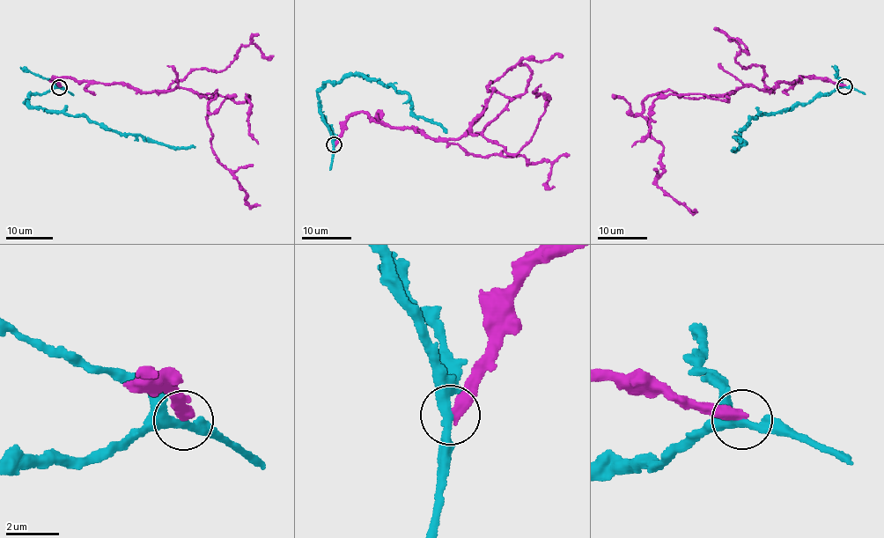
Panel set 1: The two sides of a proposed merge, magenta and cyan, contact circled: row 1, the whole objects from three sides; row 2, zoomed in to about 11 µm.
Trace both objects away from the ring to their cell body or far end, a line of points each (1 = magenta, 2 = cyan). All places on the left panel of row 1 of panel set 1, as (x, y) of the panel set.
1: (59, 86), (55, 79), (69, 77), (209, 98), (216, 90), (207, 120), (213, 154), (250, 204), (260, 206)
2: (59, 86), (27, 95), (25, 101), (29, 106), (85, 116), (119, 132), (144, 136), (152, 142), (195, 146)

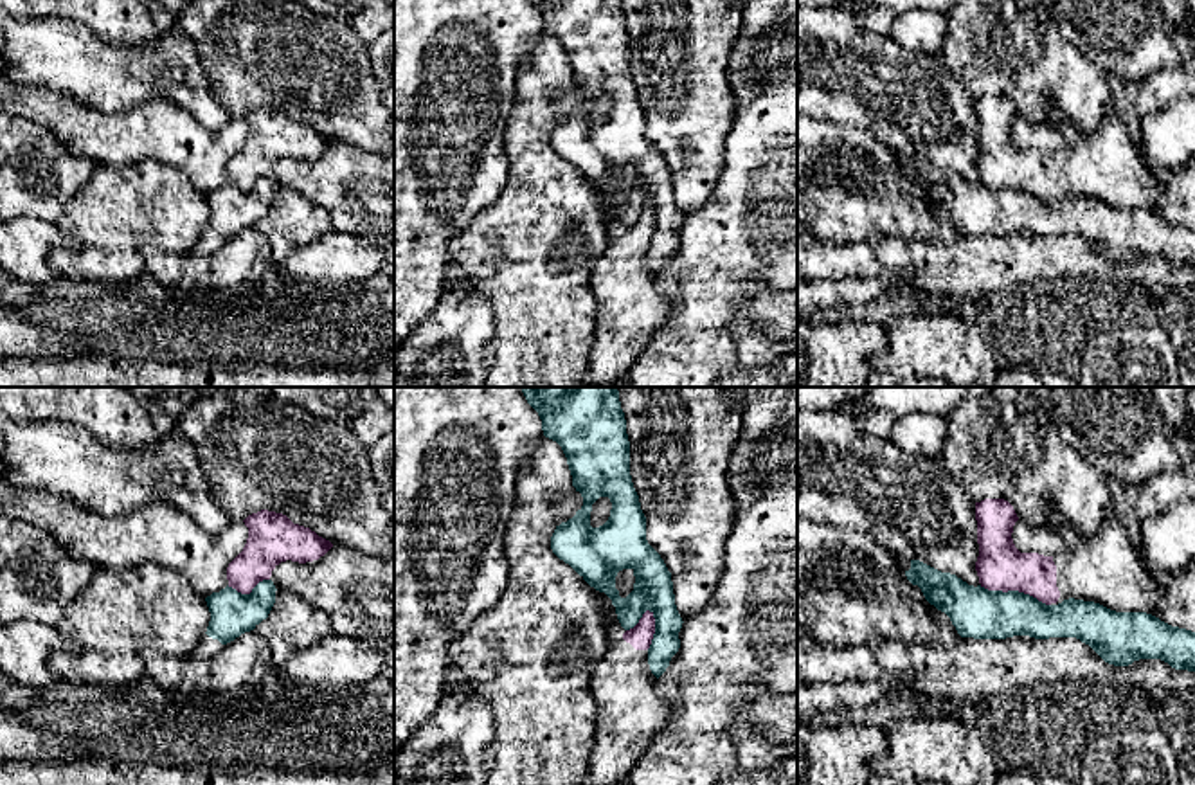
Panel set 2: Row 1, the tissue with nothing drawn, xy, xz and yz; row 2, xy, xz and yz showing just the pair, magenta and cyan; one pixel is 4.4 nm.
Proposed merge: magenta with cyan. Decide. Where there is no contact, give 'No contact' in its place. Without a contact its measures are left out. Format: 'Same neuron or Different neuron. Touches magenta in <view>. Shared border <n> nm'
Different neuron. Touches magenta in yz. Shared border 340 nm

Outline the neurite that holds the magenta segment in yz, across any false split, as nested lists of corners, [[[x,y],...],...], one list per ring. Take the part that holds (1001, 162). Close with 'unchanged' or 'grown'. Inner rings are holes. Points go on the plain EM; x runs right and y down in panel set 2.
[[[1004,95],[975,99],[979,153],[975,167],[988,187],[1019,187],[1046,202],[1074,194],[1116,209],[1154,211],[1163,187],[1132,144],[1118,104],[1112,101],[1096,131],[1083,131],[1047,106],[1060,124],[1064,144],[1053,153],[1020,149],[1011,135],[1019,117]]]; grown

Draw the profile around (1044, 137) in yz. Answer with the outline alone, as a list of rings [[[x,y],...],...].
[[[1022,117],[1015,119],[1011,135],[1020,149],[1038,149],[1044,153],[1053,153],[1064,144],[1064,135],[1058,126],[1033,124]]]

